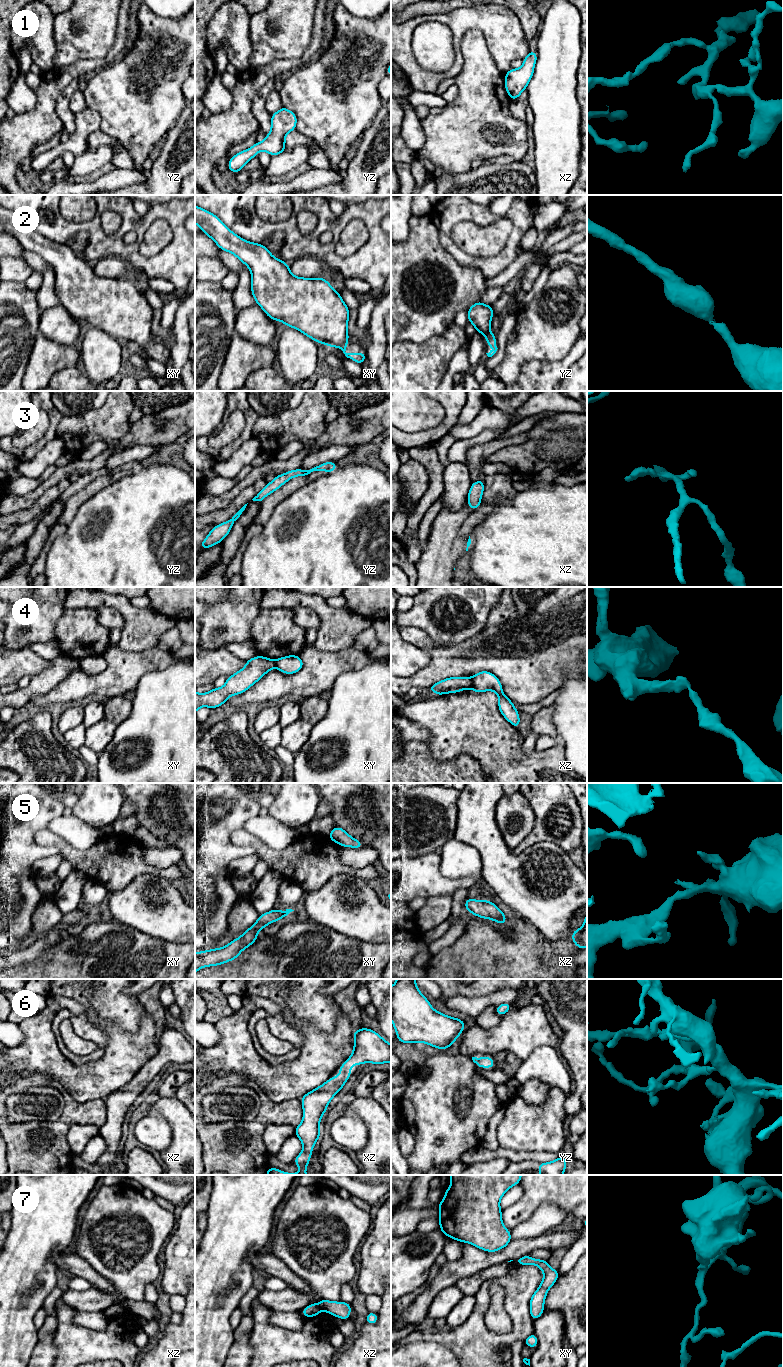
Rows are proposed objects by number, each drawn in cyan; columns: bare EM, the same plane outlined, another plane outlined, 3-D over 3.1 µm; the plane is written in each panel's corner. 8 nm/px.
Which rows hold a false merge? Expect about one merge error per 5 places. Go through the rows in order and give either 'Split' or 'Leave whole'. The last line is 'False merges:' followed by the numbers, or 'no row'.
1: Leave whole
2: Leave whole
3: Leave whole
4: Split
5: Leave whole
6: Leave whole
7: Split
False merges: 4, 7

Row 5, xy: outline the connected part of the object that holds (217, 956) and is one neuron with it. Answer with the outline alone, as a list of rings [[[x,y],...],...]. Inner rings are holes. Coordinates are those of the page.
[[[273,909],[265,914],[259,915],[253,926],[225,947],[195,952],[195,973],[203,967],[217,966],[238,958],[242,950],[251,946],[258,939],[257,933],[260,930],[263,930],[268,924],[285,918],[292,911],[294,910],[286,909],[285,911],[280,911]]]

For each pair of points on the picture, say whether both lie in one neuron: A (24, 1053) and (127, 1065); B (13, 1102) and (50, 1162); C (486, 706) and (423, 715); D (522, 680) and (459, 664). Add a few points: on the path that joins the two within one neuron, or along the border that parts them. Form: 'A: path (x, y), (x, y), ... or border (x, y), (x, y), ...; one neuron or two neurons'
A: path (50, 1060), (61, 1069), (101, 1069); one neuron
B: border (49, 1121), (10, 1123); two neurons
C: path (470, 715), (439, 715); one neuron
D: path (506, 664), (475, 663); one neuron

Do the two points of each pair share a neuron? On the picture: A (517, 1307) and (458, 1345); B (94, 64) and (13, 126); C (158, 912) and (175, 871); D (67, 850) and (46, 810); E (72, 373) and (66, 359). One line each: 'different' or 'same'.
A: same
B: same
C: different
D: different
E: different

